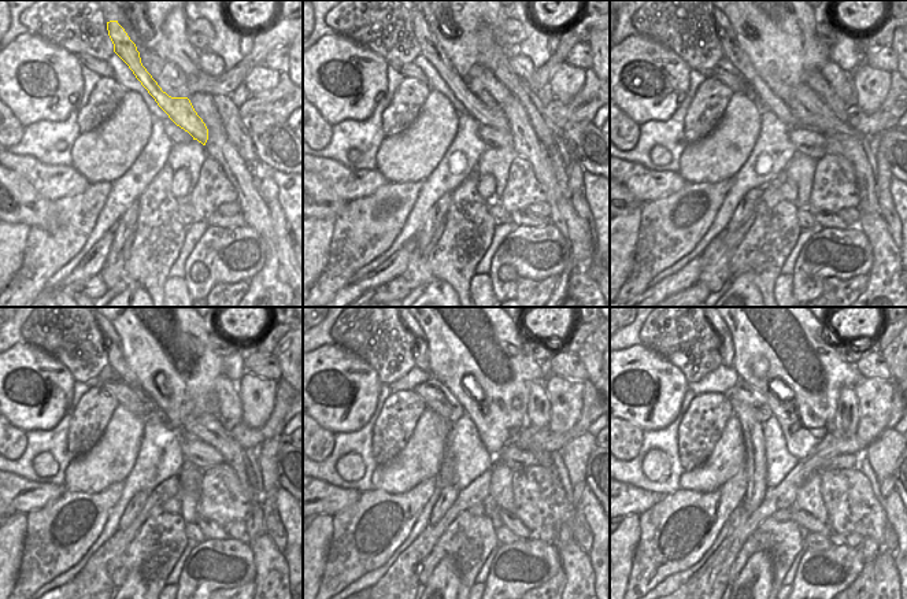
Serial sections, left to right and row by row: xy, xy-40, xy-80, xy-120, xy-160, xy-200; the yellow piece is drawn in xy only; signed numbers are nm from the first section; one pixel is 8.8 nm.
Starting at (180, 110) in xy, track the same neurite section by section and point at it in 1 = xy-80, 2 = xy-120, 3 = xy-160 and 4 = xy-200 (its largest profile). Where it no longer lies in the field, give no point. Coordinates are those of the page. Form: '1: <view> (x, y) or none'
1: xy-80 (732, 51)
2: xy-120 (117, 361)
3: xy-160 (421, 358)
4: xy-200 (726, 343)

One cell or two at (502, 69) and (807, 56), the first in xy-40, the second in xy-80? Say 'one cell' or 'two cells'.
two cells

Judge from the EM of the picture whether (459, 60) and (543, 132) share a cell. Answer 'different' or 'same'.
different

